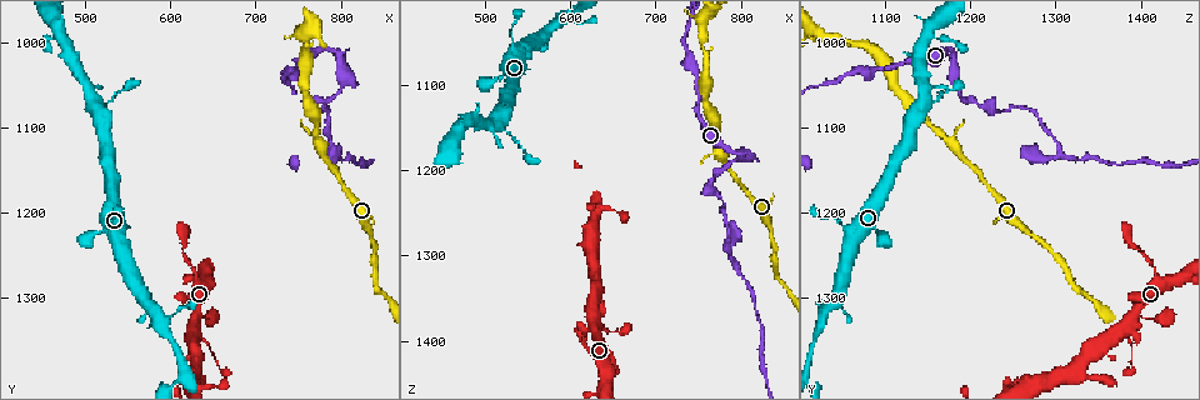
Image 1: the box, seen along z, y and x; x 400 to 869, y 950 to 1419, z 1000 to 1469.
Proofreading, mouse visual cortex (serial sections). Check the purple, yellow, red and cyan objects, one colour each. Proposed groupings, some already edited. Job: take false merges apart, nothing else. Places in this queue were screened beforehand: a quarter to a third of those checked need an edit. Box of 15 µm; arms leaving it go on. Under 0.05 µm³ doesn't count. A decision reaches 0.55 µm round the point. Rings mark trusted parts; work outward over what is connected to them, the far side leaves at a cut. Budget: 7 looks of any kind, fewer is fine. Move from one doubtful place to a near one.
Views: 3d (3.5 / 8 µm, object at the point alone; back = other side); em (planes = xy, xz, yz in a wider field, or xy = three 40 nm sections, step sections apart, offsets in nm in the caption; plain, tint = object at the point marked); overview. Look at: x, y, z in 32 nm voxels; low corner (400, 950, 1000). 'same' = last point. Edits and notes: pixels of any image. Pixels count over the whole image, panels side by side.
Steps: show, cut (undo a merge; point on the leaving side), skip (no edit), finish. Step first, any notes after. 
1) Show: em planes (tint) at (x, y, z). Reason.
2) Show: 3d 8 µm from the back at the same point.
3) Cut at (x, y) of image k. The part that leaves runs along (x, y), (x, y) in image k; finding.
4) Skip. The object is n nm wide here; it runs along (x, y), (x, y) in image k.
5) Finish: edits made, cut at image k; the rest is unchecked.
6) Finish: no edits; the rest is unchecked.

Show: 3d 3.5 µm at (790, 1065, 1190). Narrows sharply.

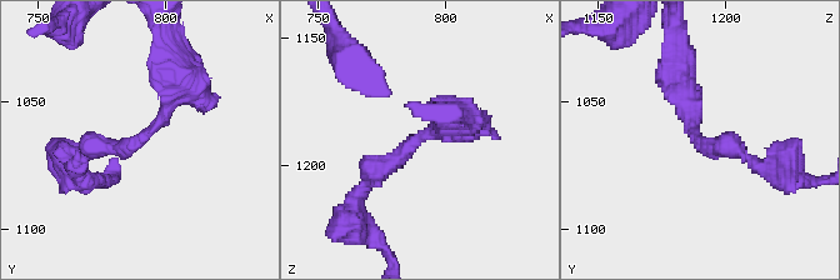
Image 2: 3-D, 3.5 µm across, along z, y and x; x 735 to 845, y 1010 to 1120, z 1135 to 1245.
Show: em xy step 5 (tint) at (794, 1062, 1187). The arms are 250, 450 nm wide; shape alone is not enough.

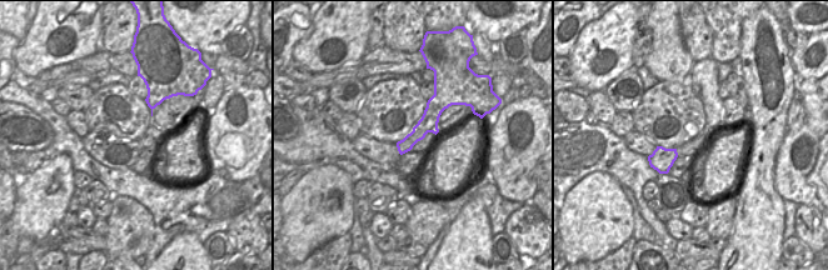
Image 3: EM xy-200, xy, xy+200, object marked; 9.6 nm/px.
Skip. It runs along (679, 58), (691, 131), (740, 150) in image 2; all the same cell.

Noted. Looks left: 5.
Show: 3d 8 µm at (785, 1130, 1305). Sharp bend.

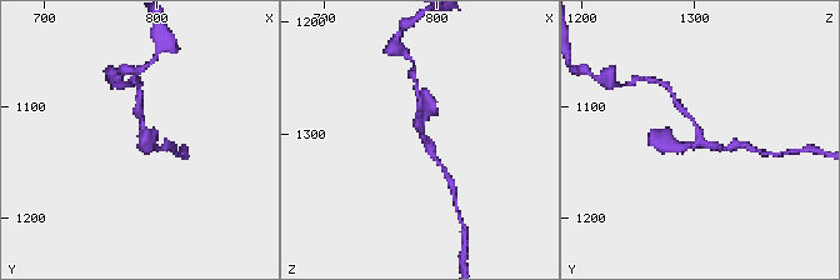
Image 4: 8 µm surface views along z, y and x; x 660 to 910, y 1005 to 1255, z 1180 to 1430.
Show: 3d 3.5 µm at (790, 1132, 1304). Zoom in.

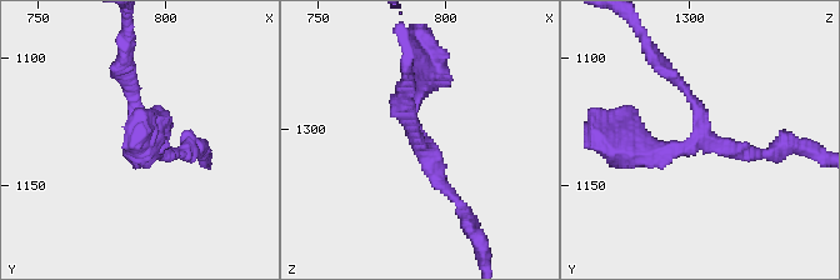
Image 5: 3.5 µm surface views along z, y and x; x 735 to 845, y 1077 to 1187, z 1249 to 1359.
Skip. The arms are 150, 200, 250 nm wide; one cell here.

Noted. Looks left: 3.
Show: 3d 3.5 µm at (515, 1070, 1150). Calibre changes.

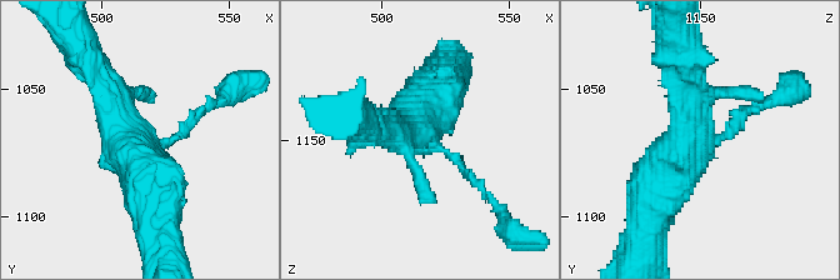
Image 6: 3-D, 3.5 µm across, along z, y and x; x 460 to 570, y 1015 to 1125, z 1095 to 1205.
Show: em planes (tint) at (519, 1073, 1152). Now the EM.

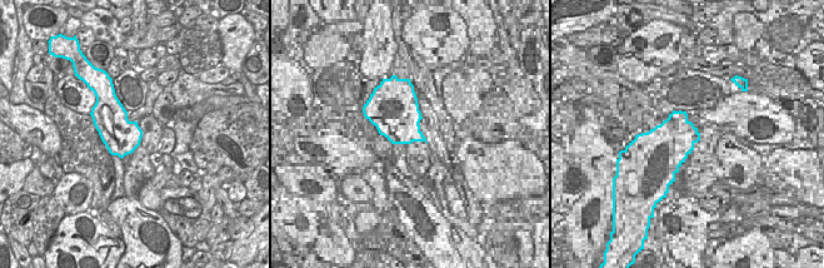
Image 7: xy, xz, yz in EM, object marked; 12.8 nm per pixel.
Skip. It runs along (158, 210), (116, 95), (93, 69) in image 6; one cell here.

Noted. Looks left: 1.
Finish: no edits; the rest is unchecked.

